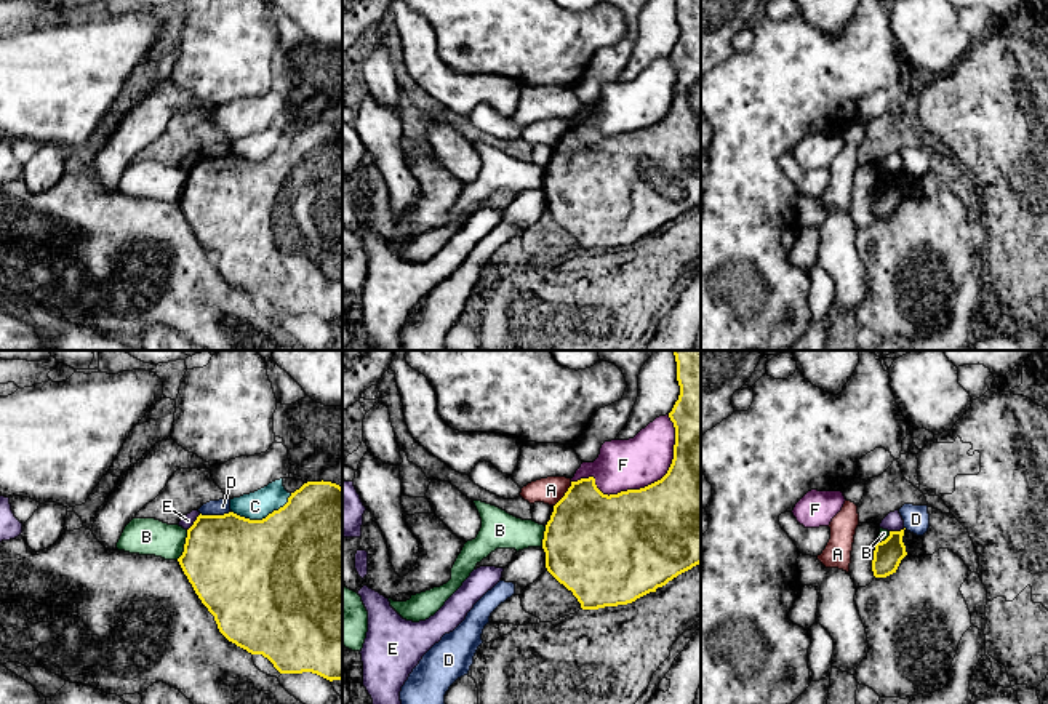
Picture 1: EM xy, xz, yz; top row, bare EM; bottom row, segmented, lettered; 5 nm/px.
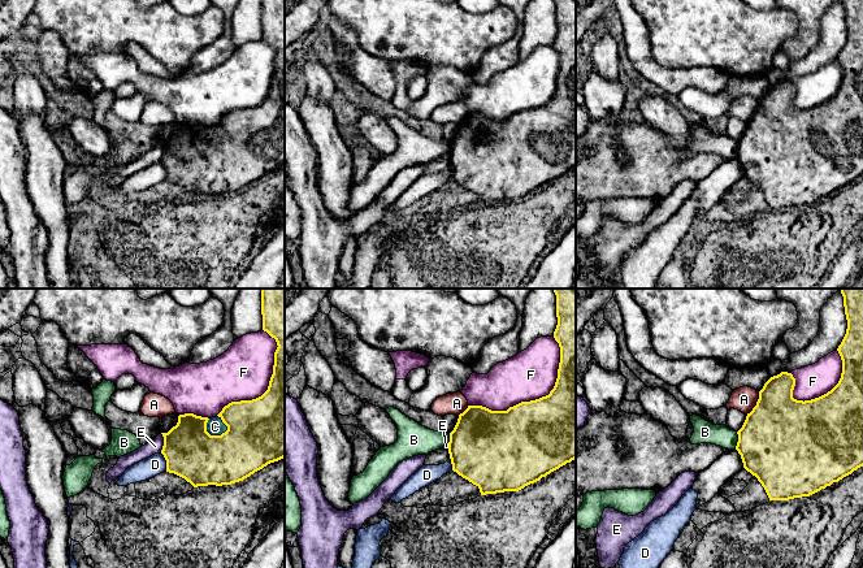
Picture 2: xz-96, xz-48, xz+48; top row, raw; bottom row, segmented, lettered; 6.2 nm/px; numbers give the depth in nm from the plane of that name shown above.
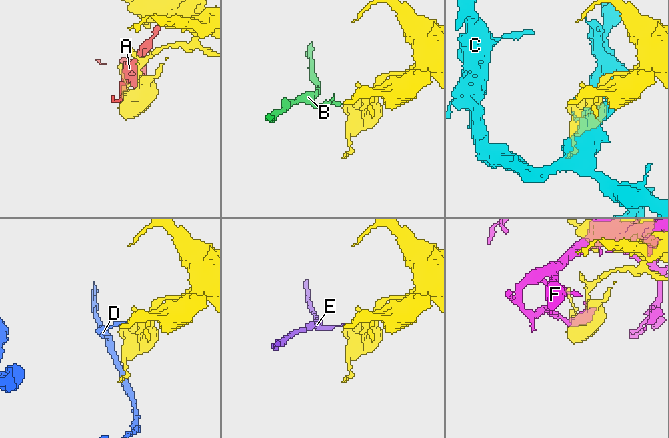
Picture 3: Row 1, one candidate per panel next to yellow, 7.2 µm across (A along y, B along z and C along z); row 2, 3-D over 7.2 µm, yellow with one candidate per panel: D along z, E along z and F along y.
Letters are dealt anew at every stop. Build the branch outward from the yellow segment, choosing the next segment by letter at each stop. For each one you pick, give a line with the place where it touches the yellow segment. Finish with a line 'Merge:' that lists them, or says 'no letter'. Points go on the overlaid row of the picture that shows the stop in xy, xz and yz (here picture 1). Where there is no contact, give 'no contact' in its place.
Merge: no letter

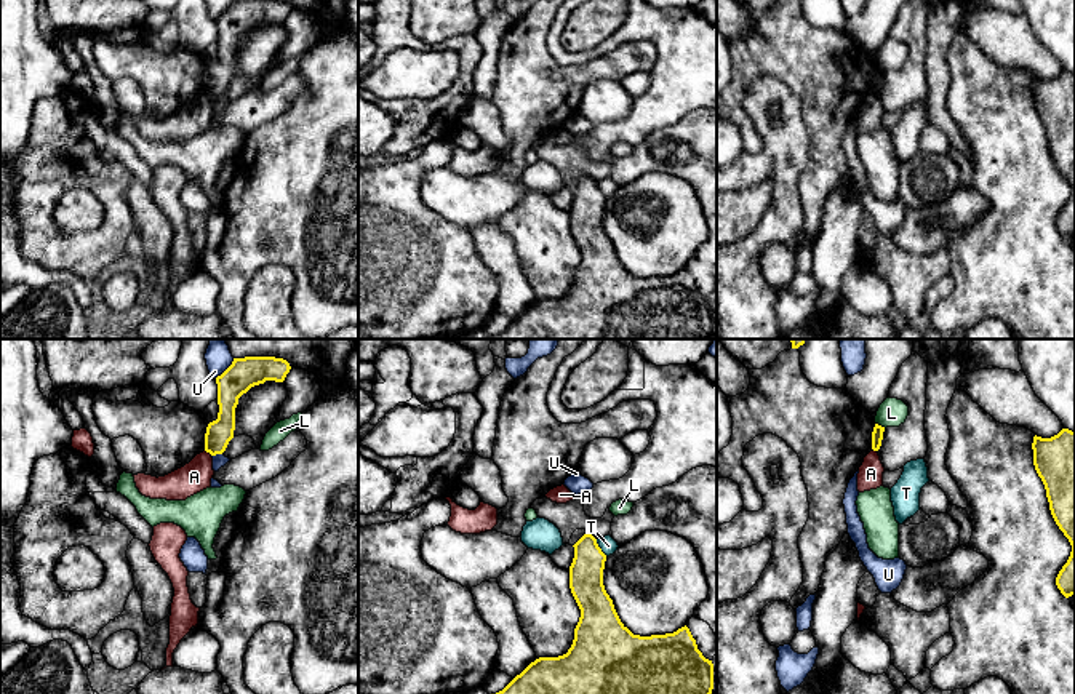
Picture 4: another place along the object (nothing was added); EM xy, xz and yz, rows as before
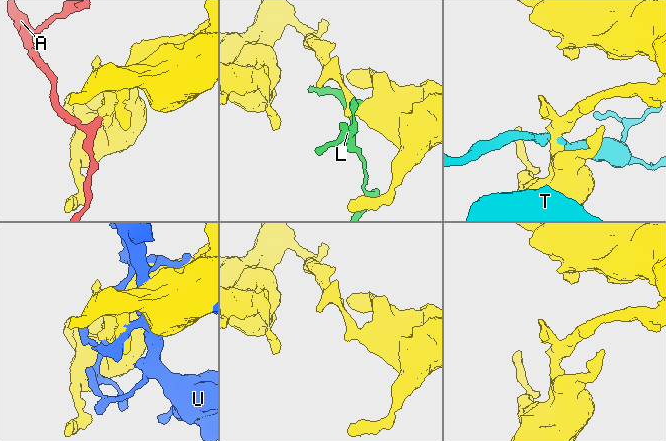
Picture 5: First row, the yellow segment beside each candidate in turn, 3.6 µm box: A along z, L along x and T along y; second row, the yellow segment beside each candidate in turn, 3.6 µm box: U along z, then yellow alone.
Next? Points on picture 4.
Merge: no letter

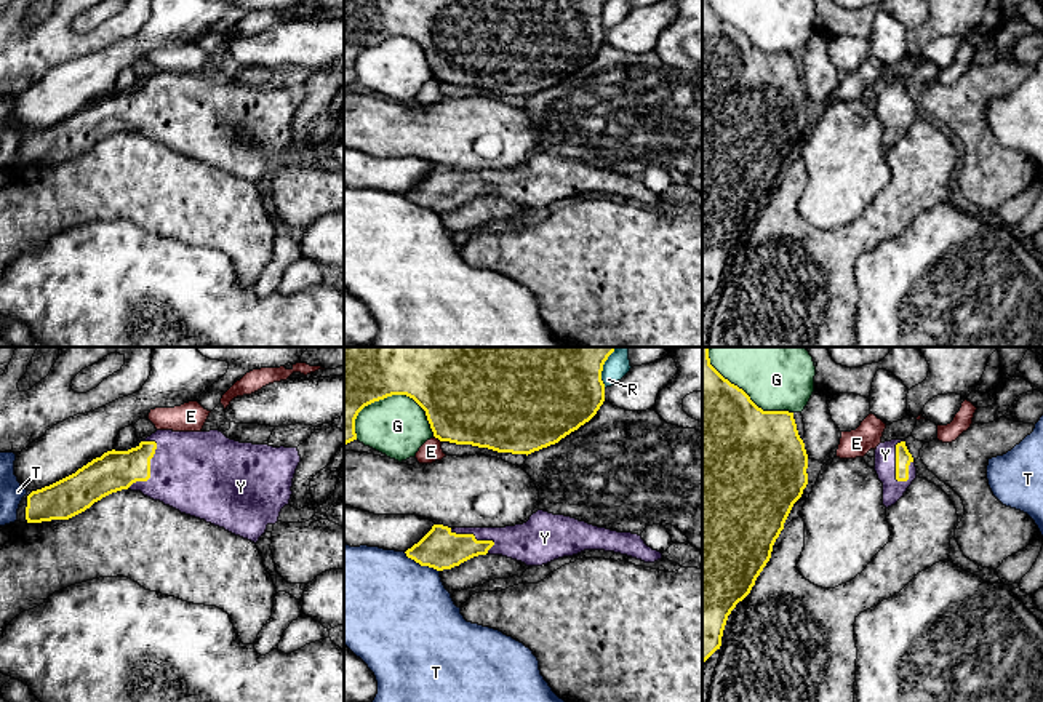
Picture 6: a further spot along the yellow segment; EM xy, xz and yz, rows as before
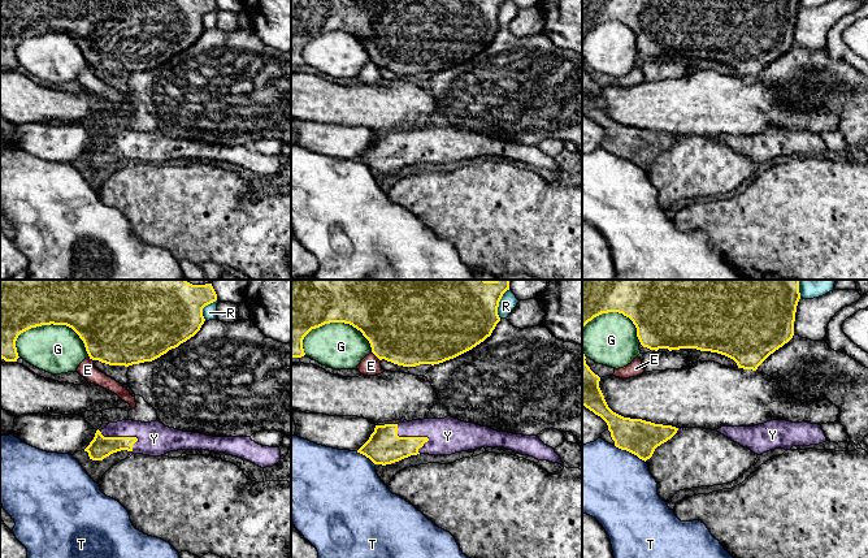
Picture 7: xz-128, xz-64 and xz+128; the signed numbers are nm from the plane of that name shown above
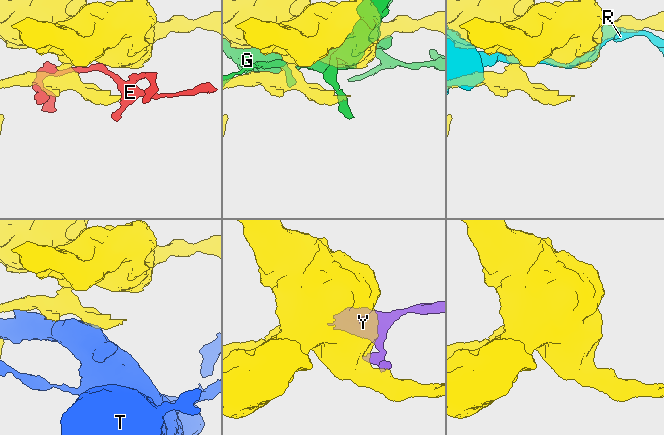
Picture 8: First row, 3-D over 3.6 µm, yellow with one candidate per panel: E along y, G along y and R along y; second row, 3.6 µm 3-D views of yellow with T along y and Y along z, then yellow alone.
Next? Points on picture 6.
Y: meets yellow in yz at (896, 461)
Merge: Y

